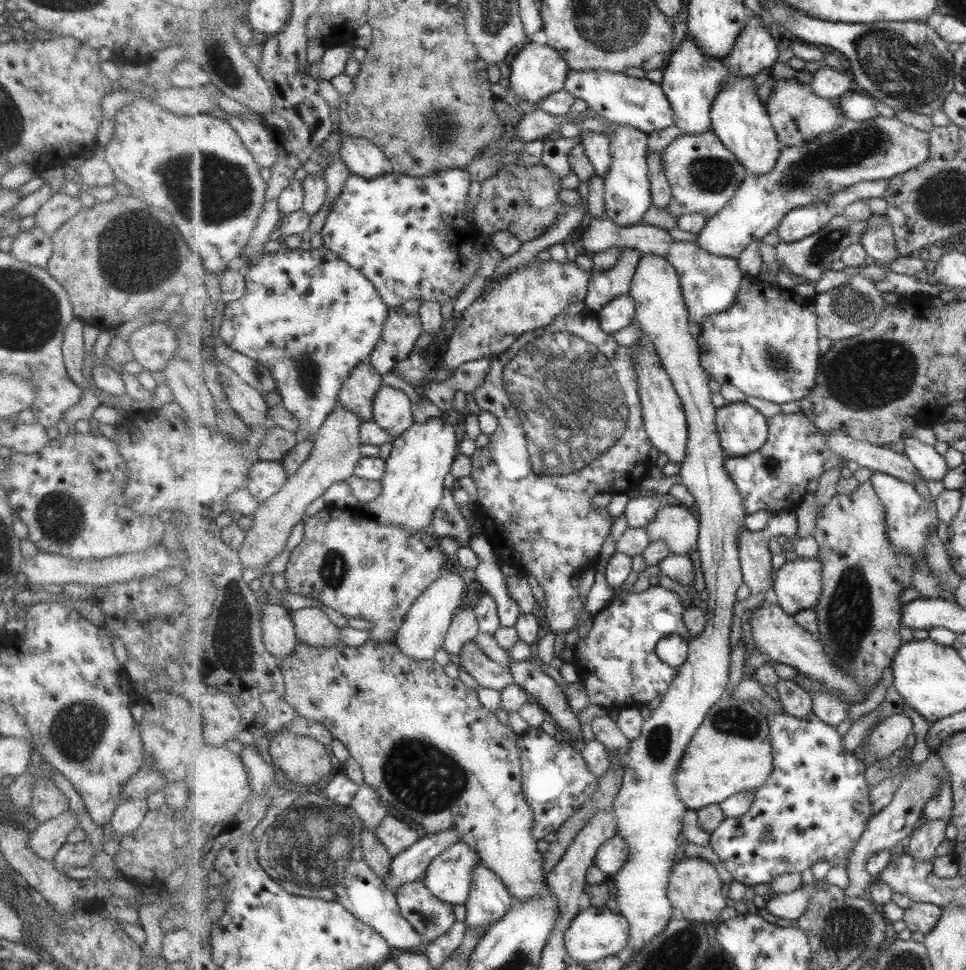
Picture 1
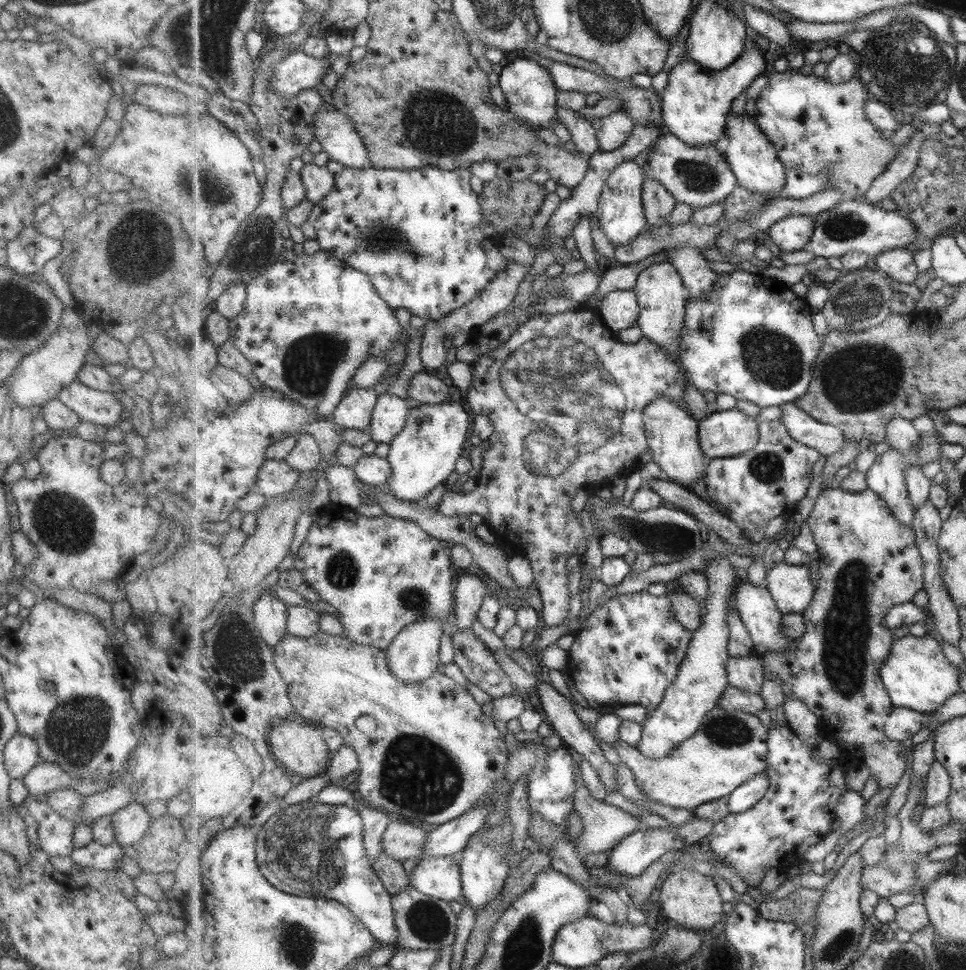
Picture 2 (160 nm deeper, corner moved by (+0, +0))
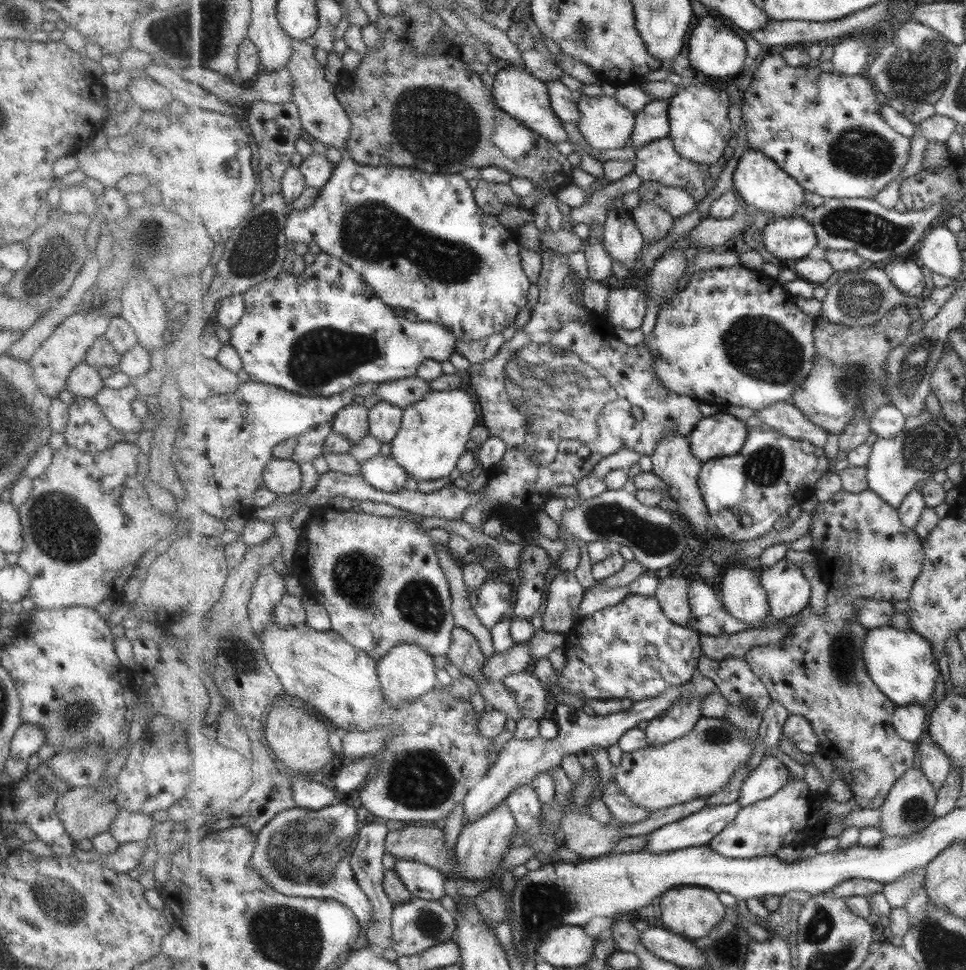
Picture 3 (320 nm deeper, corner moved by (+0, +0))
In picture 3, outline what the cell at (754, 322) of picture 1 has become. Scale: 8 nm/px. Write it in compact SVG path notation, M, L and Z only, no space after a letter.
M736 265L732 267L718 267L711 269L702 269L693 272L690 281L686 287L675 294L670 305L665 305L659 310L655 323L655 329L645 336L643 342L649 347L651 354L654 354L655 375L659 375L660 382L668 387L668 390L675 394L684 394L698 400L700 402L712 403L718 407L723 406L746 406L755 411L763 410L768 406L774 405L778 402L794 402L794 392L805 382L814 369L815 357L818 351L815 344L814 330L817 327L815 317L804 314L793 303L791 299L793 296L790 292L775 282L775 279L757 271L743 267L743 265Z

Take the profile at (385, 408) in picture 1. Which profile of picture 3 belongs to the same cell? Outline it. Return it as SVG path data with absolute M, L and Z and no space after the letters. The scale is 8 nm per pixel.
M377 401L369 411L371 435L383 442L391 442L398 436L402 427L404 409L390 402Z

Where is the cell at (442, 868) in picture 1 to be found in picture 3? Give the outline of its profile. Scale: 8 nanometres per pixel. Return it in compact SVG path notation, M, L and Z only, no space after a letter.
M397 859L394 869L414 897L438 901L445 896L445 875L427 863Z

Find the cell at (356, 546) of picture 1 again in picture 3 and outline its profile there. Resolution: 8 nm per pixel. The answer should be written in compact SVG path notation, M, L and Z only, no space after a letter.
M335 509L323 512L321 518L313 516L299 541L301 569L296 574L301 584L307 587L301 604L305 600L324 604L331 614L331 629L353 647L366 651L377 661L404 643L417 645L433 657L450 654L452 633L458 626L454 618L450 583L434 542L421 526L406 517L373 515L363 511L353 514Z

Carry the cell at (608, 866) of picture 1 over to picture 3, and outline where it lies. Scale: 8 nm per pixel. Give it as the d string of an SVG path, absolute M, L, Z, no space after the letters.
M739 801L731 802L731 804L720 804L711 806L710 804L703 810L682 818L677 822L670 822L661 828L655 830L648 835L647 849L643 852L651 852L651 854L665 854L667 852L679 851L685 848L701 847L709 845L709 842L716 836L719 836L723 830L731 824L739 811L742 809L742 804Z

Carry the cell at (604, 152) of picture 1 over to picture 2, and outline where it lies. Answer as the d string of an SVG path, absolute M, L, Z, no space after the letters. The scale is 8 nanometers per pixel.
M563 108L558 110L558 116L570 133L576 150L583 157L589 158L593 156L593 153L599 152L597 131L591 126L591 122L583 116L583 111L573 112L573 110Z

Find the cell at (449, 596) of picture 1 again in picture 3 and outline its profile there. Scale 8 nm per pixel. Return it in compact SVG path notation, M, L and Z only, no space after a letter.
M406 643L395 647L391 653L378 661L378 675L382 681L382 693L391 709L399 709L403 703L413 703L418 698L429 694L438 685L435 674L435 660L427 651L417 645Z

